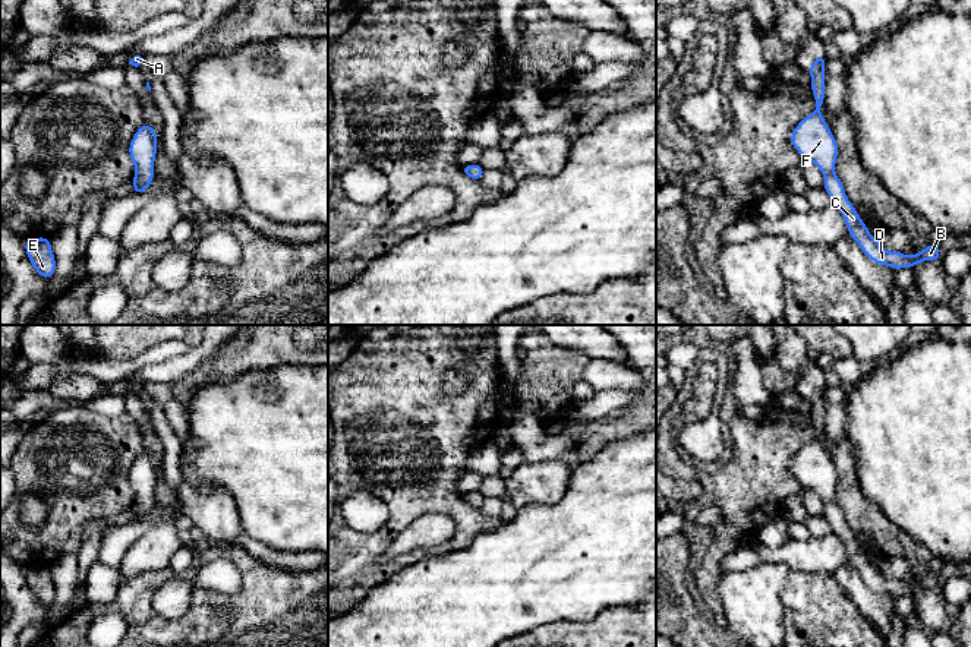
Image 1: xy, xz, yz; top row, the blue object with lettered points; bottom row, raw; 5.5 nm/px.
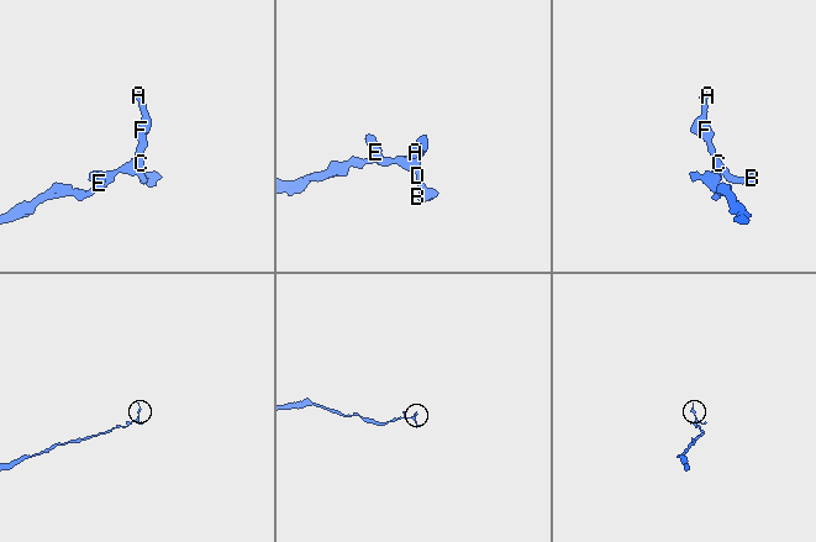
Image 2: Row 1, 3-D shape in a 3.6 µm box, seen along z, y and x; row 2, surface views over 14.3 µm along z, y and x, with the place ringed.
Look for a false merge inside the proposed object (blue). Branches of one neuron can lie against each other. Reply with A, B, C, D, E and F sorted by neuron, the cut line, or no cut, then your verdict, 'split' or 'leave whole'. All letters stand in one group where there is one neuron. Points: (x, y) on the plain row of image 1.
groups A B C D E F; cut none; leave whole

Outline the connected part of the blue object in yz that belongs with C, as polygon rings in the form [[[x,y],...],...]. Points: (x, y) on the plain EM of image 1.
[[[825,382],[816,385],[814,391],[808,394],[816,439],[804,445],[791,460],[791,471],[795,479],[806,487],[819,495],[825,505],[823,517],[832,527],[832,531],[839,537],[845,547],[849,565],[854,566],[864,583],[874,591],[886,593],[893,597],[912,596],[924,588],[940,587],[939,572],[930,571],[921,580],[907,584],[902,580],[885,578],[879,568],[876,568],[868,555],[857,542],[854,533],[848,528],[844,512],[835,502],[835,492],[838,486],[838,470],[826,452],[820,438],[825,430]]]

